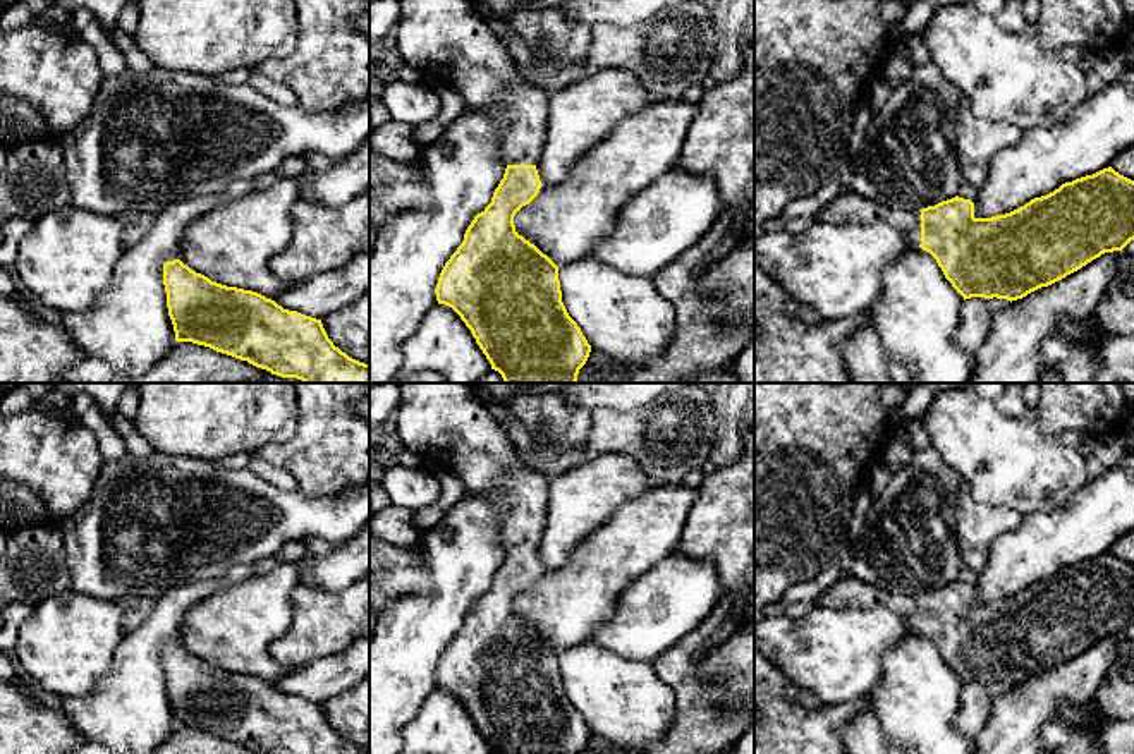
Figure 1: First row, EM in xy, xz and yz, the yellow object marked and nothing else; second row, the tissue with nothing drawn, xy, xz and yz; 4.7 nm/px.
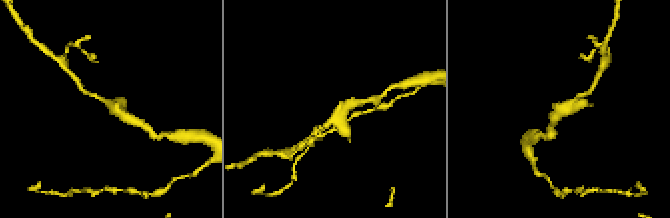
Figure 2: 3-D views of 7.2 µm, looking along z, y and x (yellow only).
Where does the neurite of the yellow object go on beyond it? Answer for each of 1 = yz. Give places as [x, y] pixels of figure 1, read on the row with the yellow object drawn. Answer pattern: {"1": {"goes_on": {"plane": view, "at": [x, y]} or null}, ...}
{"1": {"goes_on": {"plane": "yz", "at": [847, 206]}}}

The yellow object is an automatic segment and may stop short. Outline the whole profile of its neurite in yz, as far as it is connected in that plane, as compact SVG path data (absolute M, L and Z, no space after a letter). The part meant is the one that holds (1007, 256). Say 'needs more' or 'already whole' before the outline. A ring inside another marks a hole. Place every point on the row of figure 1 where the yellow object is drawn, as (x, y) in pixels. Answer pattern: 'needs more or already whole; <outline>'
needs more; M1108 167L991 218L976 218L974 203L959 196L919 211L900 211L844 189L814 215L814 220L888 223L902 230L911 246L919 246L936 259L964 301L997 297L1012 302L1065 278L1105 252L1122 251L1134 240L1134 180Z

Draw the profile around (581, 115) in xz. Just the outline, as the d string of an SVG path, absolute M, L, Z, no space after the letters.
M622 69L591 70L584 79L550 91L546 144L536 165L541 184L562 182L620 120L651 101L637 77Z

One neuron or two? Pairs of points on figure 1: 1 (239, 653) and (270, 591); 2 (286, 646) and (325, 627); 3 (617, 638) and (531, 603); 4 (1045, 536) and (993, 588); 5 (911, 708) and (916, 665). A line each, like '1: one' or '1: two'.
1: one
2: one
3: two
4: one
5: one

